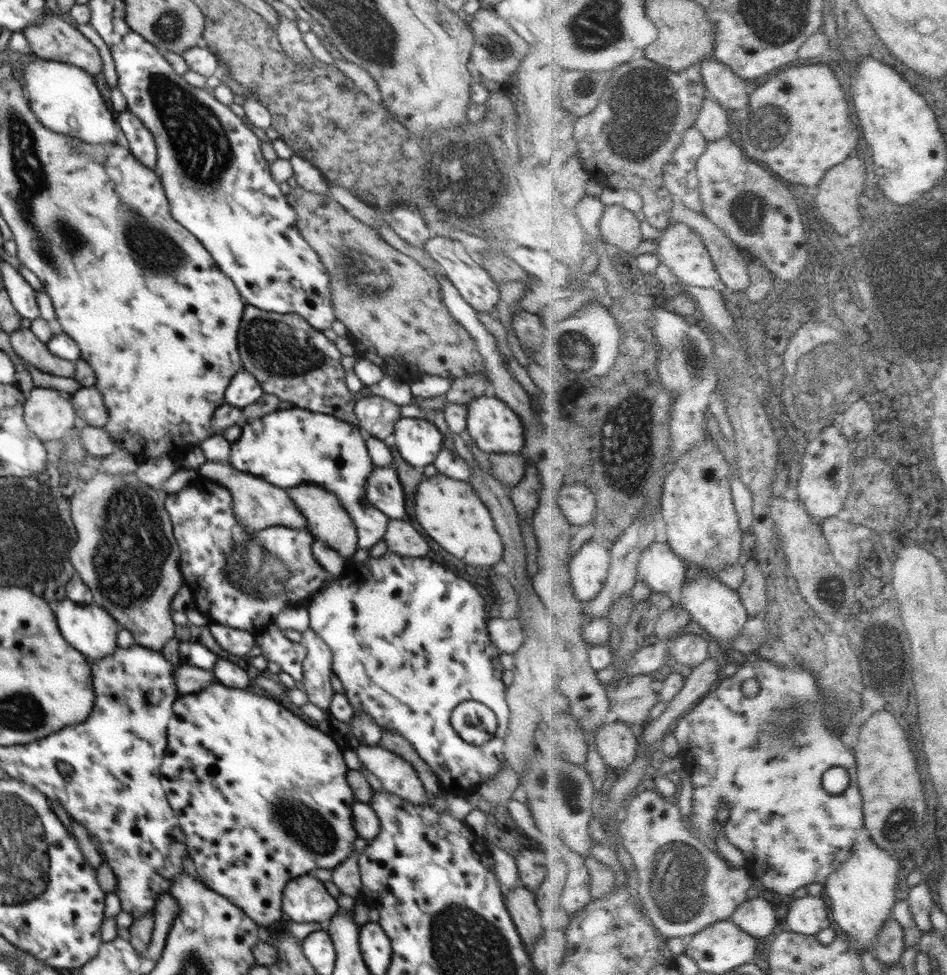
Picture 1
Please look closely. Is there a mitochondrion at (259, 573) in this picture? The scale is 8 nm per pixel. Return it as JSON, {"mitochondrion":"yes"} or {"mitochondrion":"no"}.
{"mitochondrion":"yes"}

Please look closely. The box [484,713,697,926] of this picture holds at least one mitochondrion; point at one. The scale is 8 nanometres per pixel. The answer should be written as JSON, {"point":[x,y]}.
{"point":[568,789]}

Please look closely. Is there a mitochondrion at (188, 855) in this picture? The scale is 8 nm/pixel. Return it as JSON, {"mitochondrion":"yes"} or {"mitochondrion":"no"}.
{"mitochondrion":"no"}

